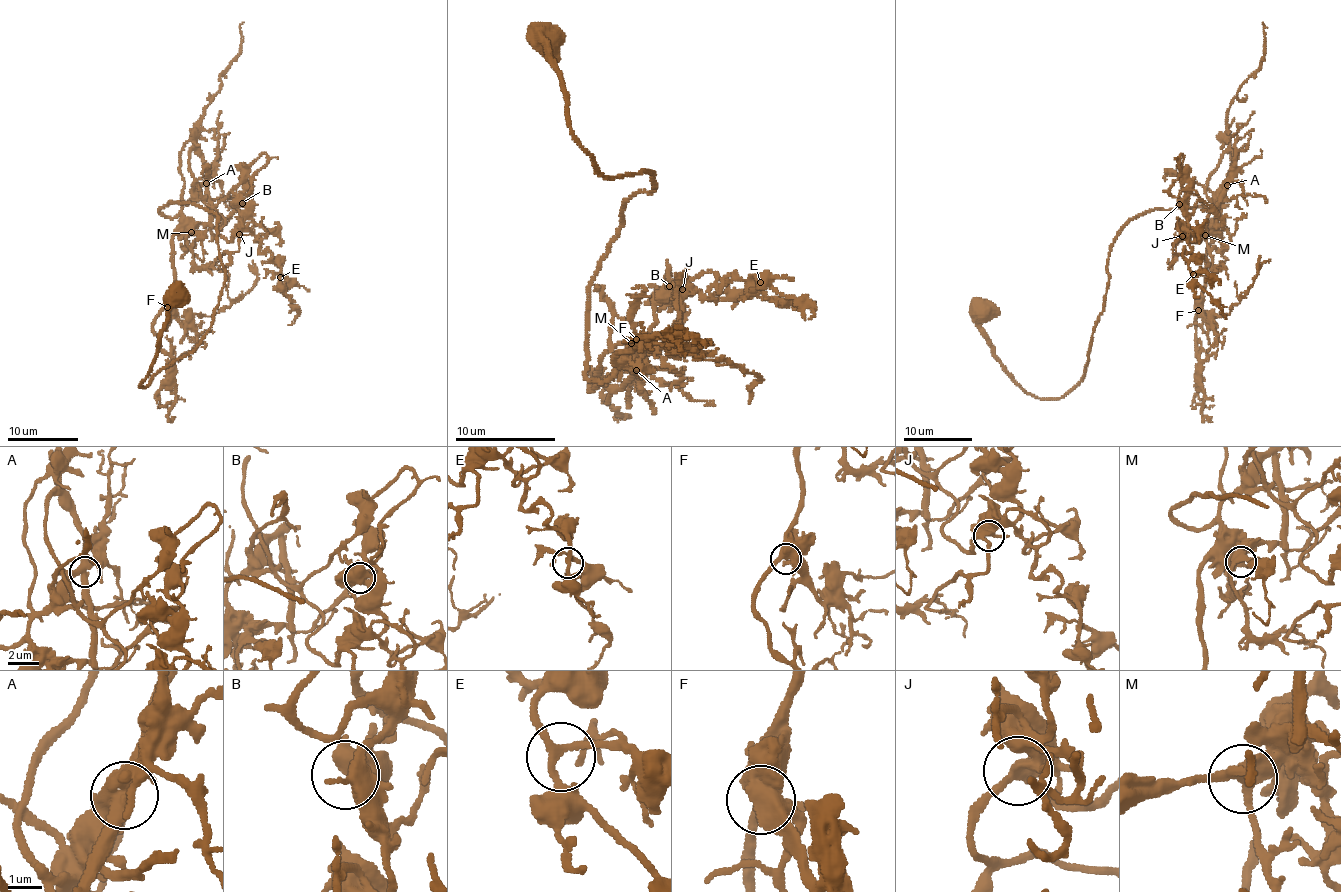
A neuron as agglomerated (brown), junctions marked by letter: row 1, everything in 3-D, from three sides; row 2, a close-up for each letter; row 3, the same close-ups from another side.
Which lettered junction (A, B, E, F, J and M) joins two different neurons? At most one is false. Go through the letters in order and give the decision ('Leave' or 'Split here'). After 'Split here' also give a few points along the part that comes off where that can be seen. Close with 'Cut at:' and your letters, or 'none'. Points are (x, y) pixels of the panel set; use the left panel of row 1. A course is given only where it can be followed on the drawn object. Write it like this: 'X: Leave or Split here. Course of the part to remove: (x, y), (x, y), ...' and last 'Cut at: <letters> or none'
A: Split here. Course of the part to remove: (207, 183), (224, 220), (219, 232), (229, 241), (251, 229), (258, 251), (280, 266), (298, 314), (288, 325)
B: Leave
E: Leave
F: Leave
J: Leave
M: Leave
Cut at: A

